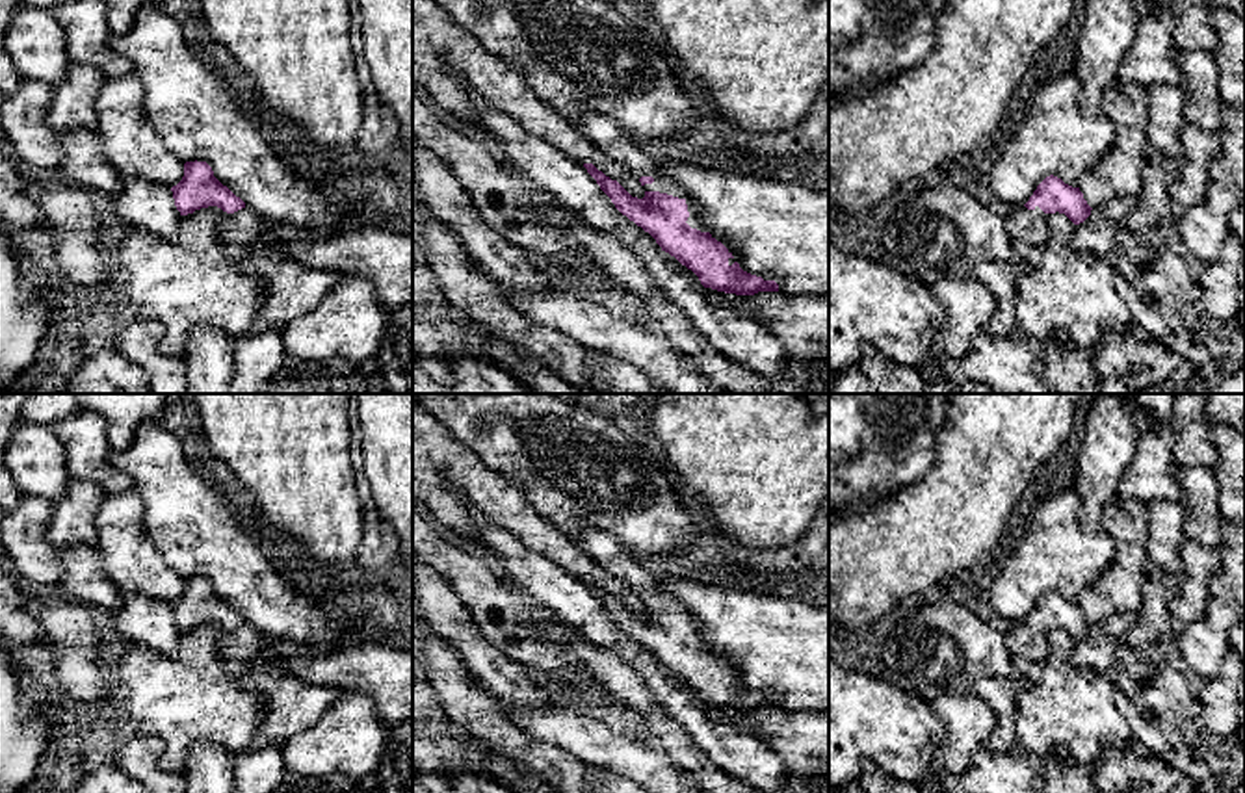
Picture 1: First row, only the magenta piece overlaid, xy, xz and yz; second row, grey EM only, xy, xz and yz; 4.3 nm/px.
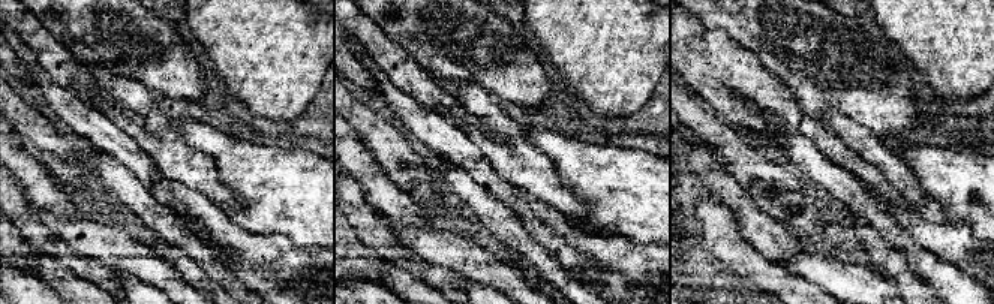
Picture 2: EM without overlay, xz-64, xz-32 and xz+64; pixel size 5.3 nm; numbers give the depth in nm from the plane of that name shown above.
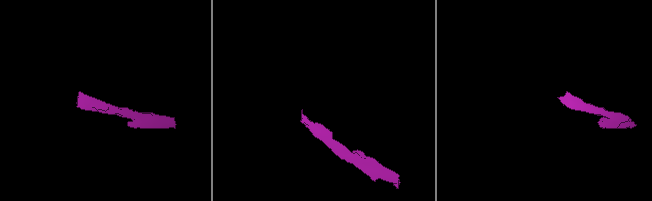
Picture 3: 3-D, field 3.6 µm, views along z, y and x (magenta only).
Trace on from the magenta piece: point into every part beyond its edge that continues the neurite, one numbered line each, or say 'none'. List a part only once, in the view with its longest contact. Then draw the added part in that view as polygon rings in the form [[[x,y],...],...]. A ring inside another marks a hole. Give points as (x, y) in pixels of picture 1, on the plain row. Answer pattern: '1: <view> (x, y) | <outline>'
1: xz (608, 554) | [[[585,526],[576,539],[576,544],[582,548],[585,555],[593,559],[593,563],[619,578],[626,583],[636,594],[652,592],[652,600],[645,600],[645,607],[660,607],[678,615],[684,615],[688,620],[688,641],[701,648],[708,648],[708,644],[701,637],[699,622],[686,611],[682,604],[678,604],[662,585],[660,578],[643,565],[624,544],[621,544],[611,533],[602,529]]]

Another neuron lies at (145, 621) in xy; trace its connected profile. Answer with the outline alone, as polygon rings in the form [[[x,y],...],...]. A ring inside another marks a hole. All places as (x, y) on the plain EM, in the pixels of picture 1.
[[[126,594],[123,605],[106,615],[106,620],[115,637],[167,656],[178,654],[182,631],[175,622],[171,604],[165,600]]]

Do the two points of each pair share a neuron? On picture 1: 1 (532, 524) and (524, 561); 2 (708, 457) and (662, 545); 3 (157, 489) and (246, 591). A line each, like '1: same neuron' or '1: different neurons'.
1: different neurons
2: different neurons
3: same neuron

